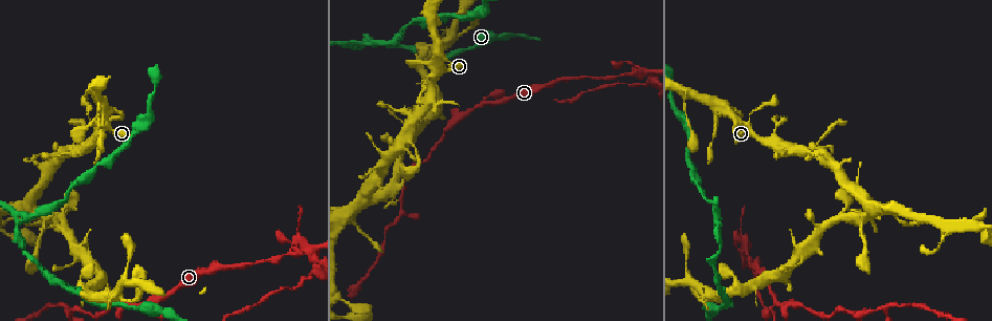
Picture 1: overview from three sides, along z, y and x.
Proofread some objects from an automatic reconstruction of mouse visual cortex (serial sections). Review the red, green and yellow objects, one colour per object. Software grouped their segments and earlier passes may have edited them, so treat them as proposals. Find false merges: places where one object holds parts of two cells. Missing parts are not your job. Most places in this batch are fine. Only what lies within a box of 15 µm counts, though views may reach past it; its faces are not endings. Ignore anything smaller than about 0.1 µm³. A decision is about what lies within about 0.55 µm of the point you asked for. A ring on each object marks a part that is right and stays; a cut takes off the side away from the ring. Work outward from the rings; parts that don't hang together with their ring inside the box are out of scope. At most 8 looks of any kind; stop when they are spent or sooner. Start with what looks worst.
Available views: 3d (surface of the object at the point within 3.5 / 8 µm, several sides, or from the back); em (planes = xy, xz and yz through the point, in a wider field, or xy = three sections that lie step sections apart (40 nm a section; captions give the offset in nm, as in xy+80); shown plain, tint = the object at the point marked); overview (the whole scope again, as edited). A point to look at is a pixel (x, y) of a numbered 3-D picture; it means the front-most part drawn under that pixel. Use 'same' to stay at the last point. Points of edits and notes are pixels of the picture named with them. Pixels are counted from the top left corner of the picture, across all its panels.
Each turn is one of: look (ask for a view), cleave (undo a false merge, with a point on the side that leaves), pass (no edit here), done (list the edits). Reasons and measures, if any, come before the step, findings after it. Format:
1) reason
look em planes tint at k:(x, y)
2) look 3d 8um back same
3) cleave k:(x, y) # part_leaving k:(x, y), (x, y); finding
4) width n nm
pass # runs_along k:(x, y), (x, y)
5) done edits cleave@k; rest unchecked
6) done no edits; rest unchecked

three-way junction
look 3d 3.5um at 1:(641, 74)

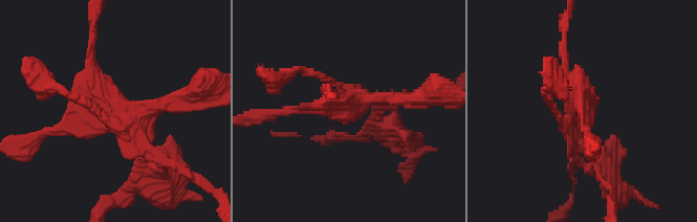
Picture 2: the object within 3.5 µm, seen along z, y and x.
now the EM
look em xy step 5 tint at 2:(585, 110)

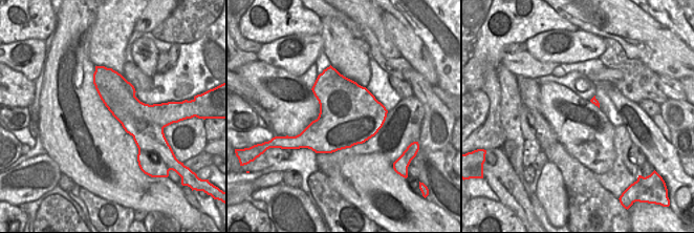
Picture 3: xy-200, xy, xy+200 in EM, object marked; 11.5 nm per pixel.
cleave 2:(391, 127) # part_leaving 2:(127, 121), (149, 167), (127, 199); a second cell is stuck on

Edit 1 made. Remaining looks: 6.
see it whole again
look overview

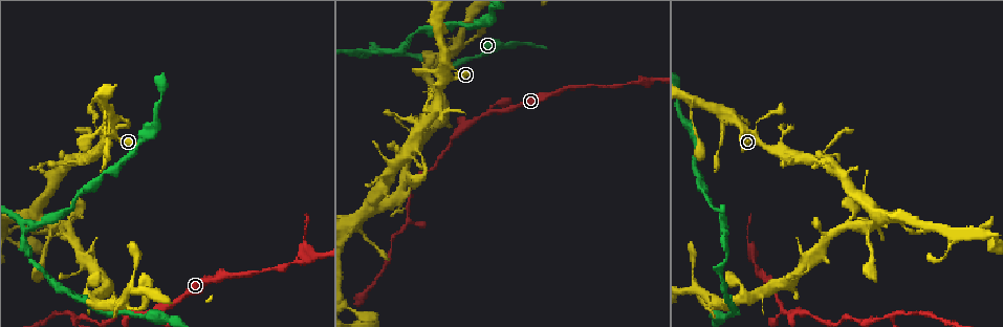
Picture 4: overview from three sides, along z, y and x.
a fork
look 3d 3.5um at 4:(357, 51)

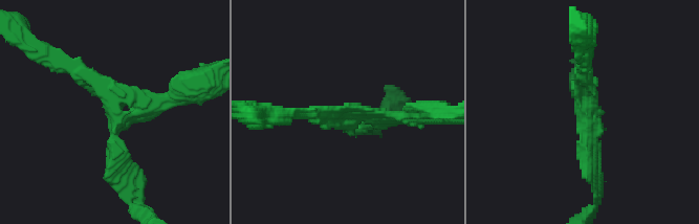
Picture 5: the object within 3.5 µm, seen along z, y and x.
look em xy step 1 tint at 5:(582, 126)

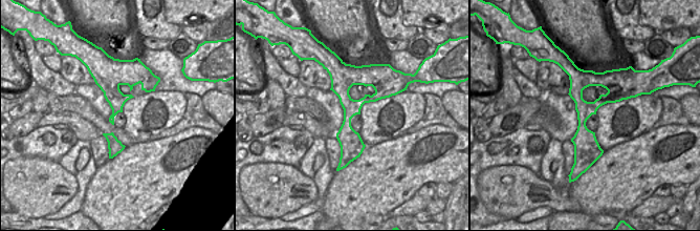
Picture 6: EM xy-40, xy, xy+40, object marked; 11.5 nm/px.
width 200 nm
pass # runs_along 6:(346, 68), (345, 100), (350, 159); all the same cell

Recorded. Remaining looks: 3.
branch point
look 3d 8um at 4:(409, 222)

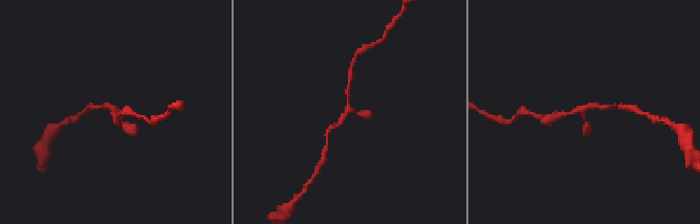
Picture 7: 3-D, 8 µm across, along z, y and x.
look 3d 3.5um at 7:(346, 107)

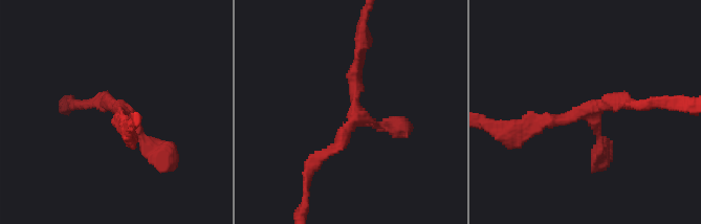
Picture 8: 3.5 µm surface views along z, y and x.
arms 3; arm_widths 150, 150, 200 nm; need the tissue
look em xy step 3 tint at 8:(352, 112)

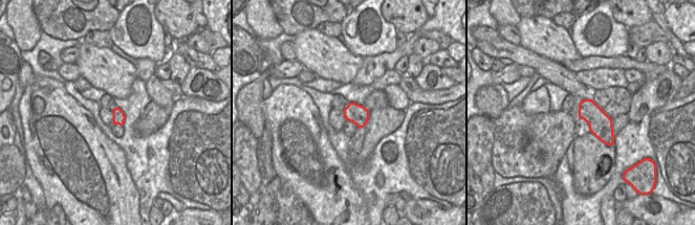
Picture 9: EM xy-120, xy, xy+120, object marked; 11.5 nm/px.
width 220 nm
pass # runs_along 8:(357, 47), (354, 119), (312, 162); one cell here

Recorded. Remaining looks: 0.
done edits cleave@2; rest unchecked

